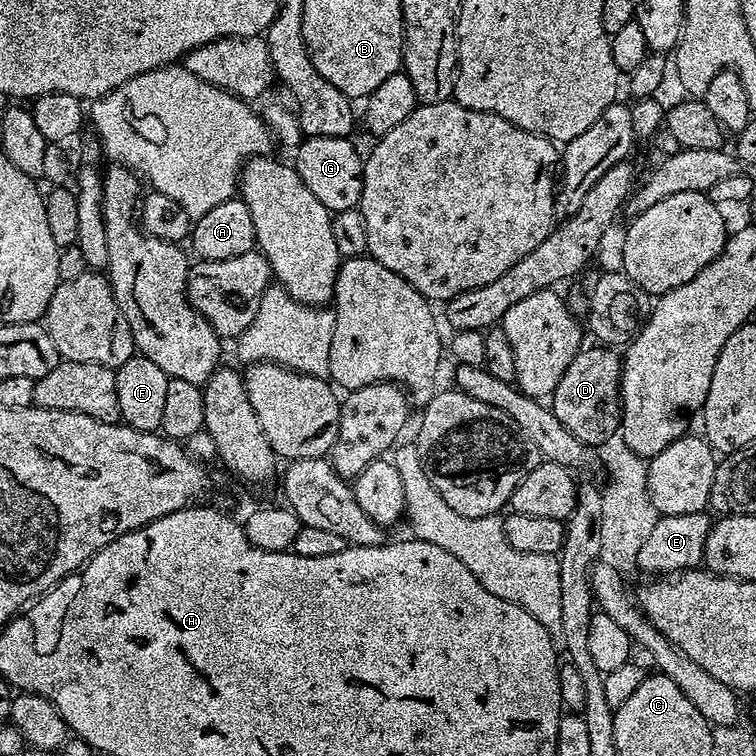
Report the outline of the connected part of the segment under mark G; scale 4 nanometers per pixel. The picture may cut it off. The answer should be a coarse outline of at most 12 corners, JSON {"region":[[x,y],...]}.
{"region":[[347,136],[301,141],[294,167],[333,214],[357,207],[365,157]]}

